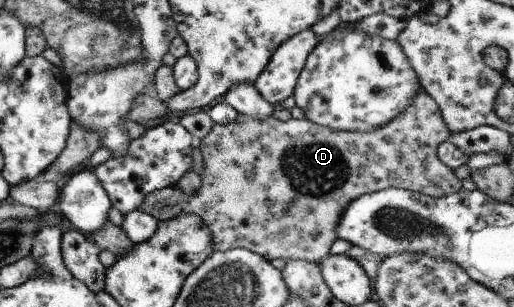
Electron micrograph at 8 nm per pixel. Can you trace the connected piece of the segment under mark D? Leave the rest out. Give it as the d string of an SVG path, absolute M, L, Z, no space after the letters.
M424 89L419 90L415 95L413 103L403 110L397 118L371 132L349 132L348 130L336 131L320 124L315 124L310 120L303 118L301 120L290 118L288 121L277 120L273 115L265 120L259 120L246 114L238 114L238 117L227 124L214 124L210 133L197 142L202 154L202 173L200 173L200 187L191 194L187 195L176 186L168 186L158 191L153 191L145 197L145 201L139 205L139 209L144 213L149 213L159 221L166 221L182 213L189 213L198 216L204 224L210 228L213 237L214 251L225 252L229 249L246 248L251 252L259 253L270 261L273 259L304 260L312 263L320 261L329 254L330 247L338 238L337 225L341 216L345 213L348 204L358 199L364 194L379 192L380 190L394 186L395 188L404 188L413 192L420 192L433 198L439 198L451 193L458 193L462 190L462 182L458 179L454 170L446 167L437 156L437 147L451 136L444 118L442 117L438 104L428 95Z

